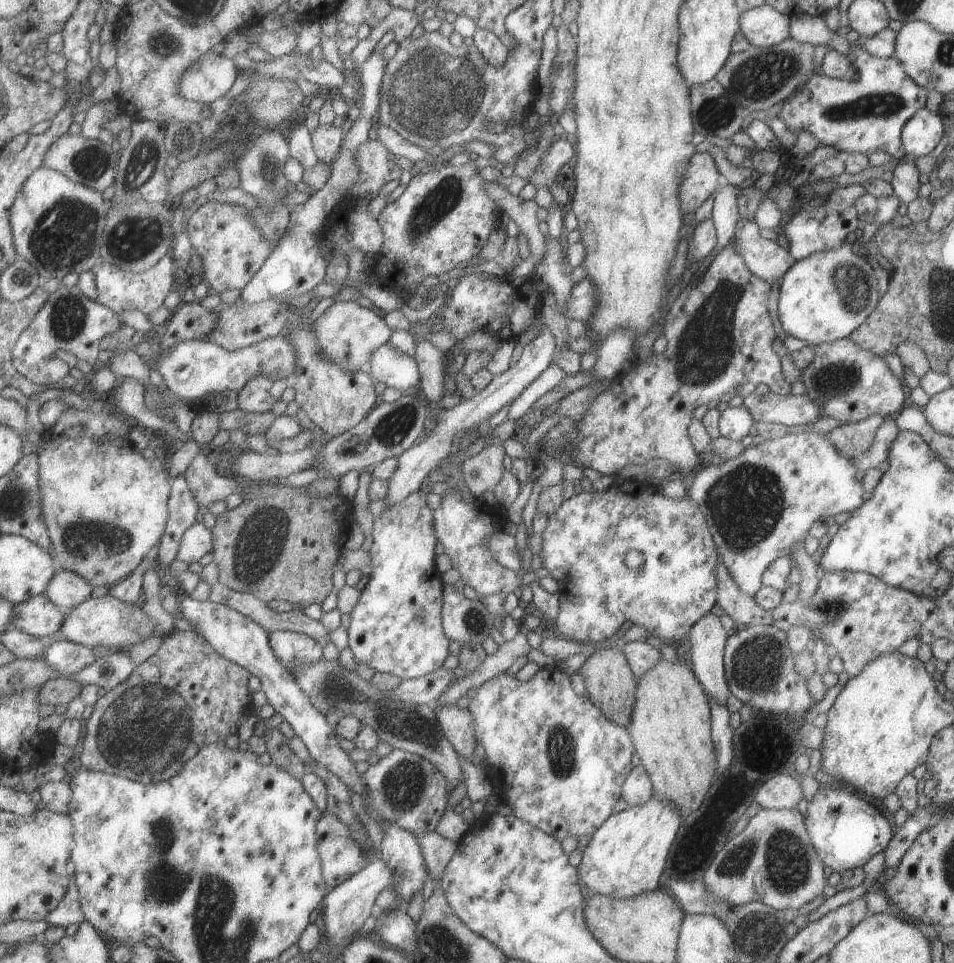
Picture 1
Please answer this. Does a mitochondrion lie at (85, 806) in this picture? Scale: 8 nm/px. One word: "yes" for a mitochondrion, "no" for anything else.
no

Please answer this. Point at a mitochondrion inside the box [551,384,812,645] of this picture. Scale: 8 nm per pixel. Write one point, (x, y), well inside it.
(746, 506)

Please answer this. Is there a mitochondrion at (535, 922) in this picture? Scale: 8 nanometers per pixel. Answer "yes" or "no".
no

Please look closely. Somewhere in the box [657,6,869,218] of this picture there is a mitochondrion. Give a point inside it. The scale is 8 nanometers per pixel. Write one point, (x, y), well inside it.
(762, 77)

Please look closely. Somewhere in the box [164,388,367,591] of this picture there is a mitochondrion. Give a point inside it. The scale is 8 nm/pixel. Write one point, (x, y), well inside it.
(266, 537)

